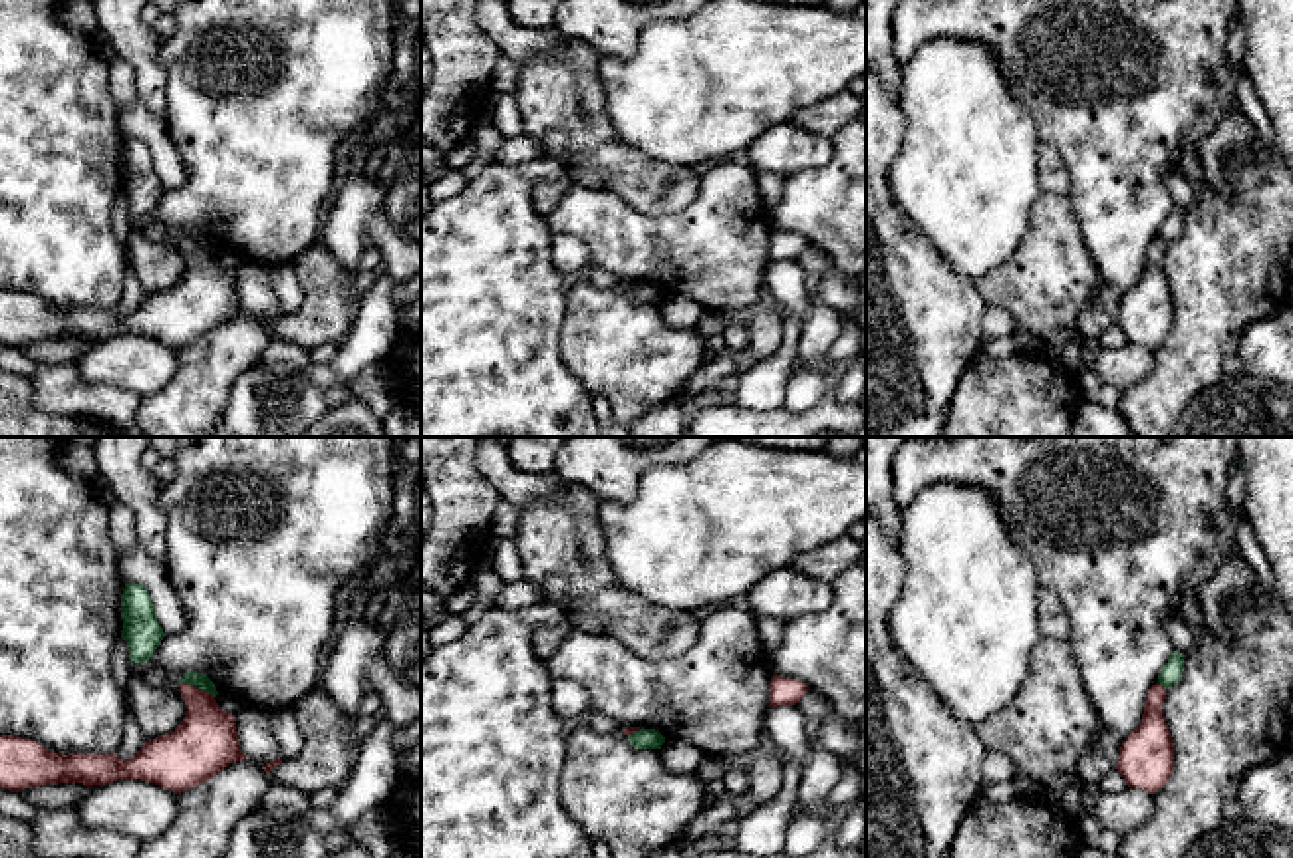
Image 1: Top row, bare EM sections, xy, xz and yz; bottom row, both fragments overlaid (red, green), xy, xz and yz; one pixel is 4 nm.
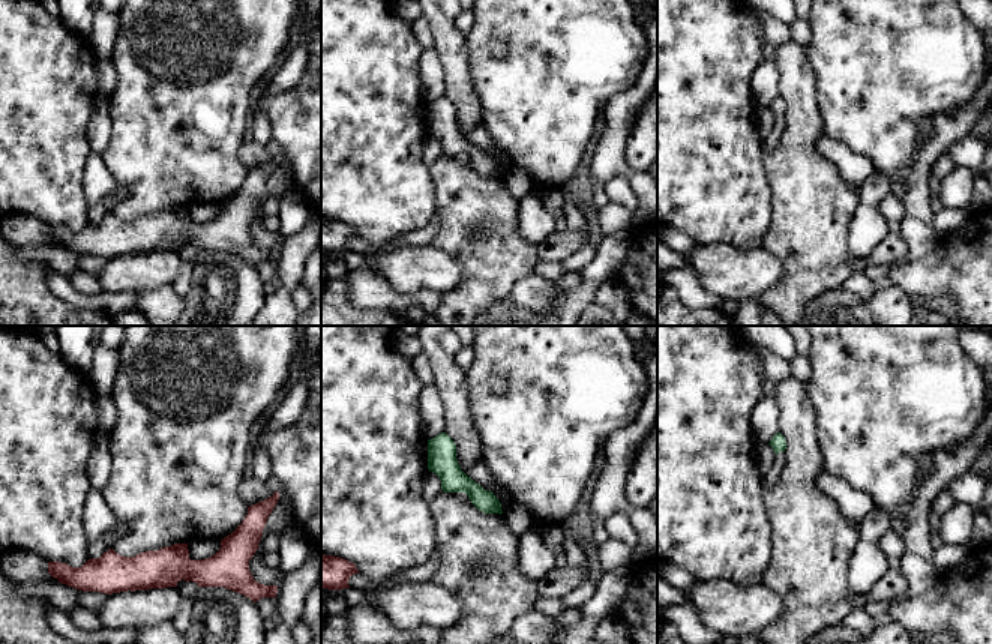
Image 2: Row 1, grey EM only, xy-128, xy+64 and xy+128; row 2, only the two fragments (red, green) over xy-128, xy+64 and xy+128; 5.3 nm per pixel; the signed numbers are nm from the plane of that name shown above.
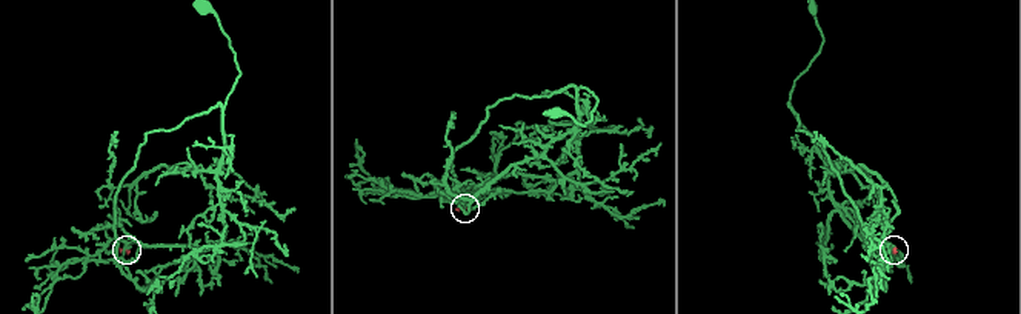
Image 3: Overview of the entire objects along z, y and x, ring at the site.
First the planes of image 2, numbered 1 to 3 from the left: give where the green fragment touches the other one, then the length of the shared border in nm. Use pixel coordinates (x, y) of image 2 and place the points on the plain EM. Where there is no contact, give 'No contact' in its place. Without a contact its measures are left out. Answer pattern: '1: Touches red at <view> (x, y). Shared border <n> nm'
1: No contact
2: No contact
3: No contact

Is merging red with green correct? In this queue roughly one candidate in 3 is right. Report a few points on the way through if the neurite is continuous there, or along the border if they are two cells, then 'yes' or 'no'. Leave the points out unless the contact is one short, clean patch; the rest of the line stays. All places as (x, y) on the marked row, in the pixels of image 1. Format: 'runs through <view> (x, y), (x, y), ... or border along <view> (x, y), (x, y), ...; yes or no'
border along xy (179, 682), (193, 684), (213, 698); no

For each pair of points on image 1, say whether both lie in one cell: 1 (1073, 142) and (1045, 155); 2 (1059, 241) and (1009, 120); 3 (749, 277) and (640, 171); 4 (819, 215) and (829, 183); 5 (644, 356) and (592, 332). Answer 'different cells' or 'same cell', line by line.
1: different cells
2: different cells
3: different cells
4: same cell
5: same cell

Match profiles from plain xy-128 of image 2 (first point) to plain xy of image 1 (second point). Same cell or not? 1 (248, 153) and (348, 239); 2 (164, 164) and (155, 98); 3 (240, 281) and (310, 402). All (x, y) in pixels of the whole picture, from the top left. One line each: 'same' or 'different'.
1: same
2: different
3: same

